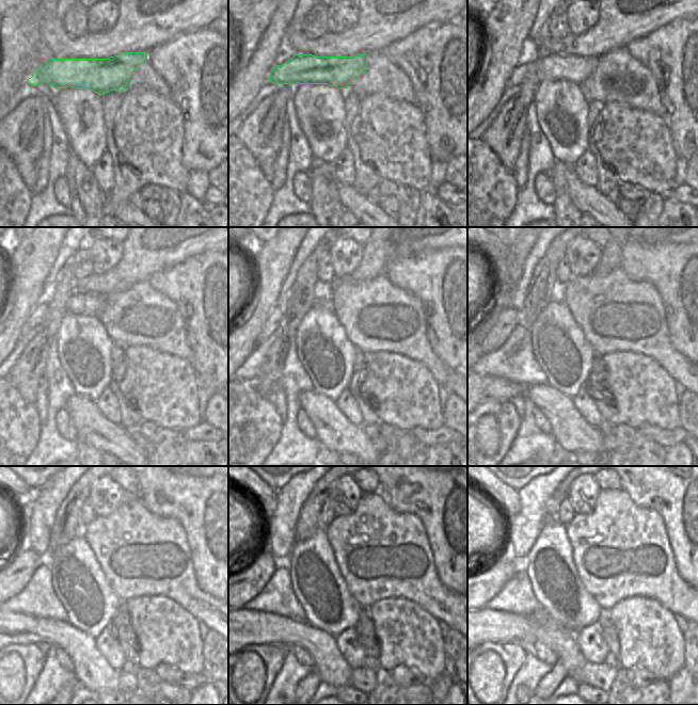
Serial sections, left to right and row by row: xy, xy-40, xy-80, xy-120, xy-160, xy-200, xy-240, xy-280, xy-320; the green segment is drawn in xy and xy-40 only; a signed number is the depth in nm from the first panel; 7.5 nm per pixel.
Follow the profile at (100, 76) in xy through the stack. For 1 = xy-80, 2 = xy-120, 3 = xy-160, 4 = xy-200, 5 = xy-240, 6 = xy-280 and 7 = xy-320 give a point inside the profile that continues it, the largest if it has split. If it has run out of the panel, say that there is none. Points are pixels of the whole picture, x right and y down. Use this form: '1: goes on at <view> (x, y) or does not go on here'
1: goes on at xy-80 (576, 69)
2: goes on at xy-120 (89, 304)
3: goes on at xy-160 (272, 323)
4: goes on at xy-200 (506, 322)
5: goes on at xy-240 (11, 581)
6: goes on at xy-280 (250, 579)
7: goes on at xy-320 (489, 581)

